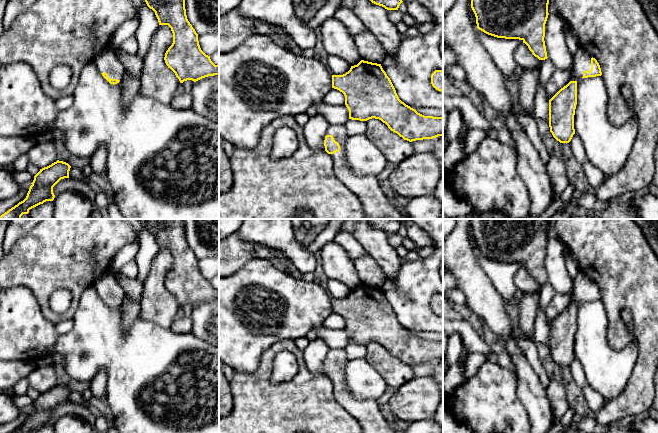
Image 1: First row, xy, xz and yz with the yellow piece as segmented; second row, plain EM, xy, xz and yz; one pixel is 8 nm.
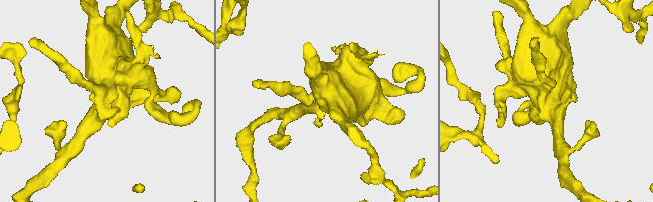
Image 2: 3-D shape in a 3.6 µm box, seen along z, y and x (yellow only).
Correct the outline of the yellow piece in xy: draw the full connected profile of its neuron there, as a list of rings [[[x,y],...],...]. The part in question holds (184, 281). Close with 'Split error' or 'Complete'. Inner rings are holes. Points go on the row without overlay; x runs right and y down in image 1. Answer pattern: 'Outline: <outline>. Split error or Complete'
Outline: [[[145,219],[147,230],[155,236],[159,249],[168,249],[173,257],[173,267],[165,277],[165,287],[179,303],[180,307],[187,304],[194,306],[219,299],[219,289],[215,289],[210,280],[200,272],[198,258],[187,243],[184,219]]]. Complete

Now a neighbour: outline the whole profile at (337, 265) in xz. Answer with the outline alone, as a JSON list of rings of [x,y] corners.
[[[334,241],[323,244],[317,255],[328,279],[339,281],[350,290],[357,289],[362,284],[356,272],[354,261]]]

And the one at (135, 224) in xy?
[[[123,219],[123,220],[127,221],[131,225],[131,227],[134,229],[134,231],[137,235],[137,238],[133,243],[134,244],[139,244],[139,233],[142,229],[139,220],[138,219]]]

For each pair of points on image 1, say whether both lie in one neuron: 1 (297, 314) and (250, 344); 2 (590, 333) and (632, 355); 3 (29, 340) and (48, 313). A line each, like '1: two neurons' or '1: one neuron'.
1: one neuron
2: one neuron
3: two neurons

